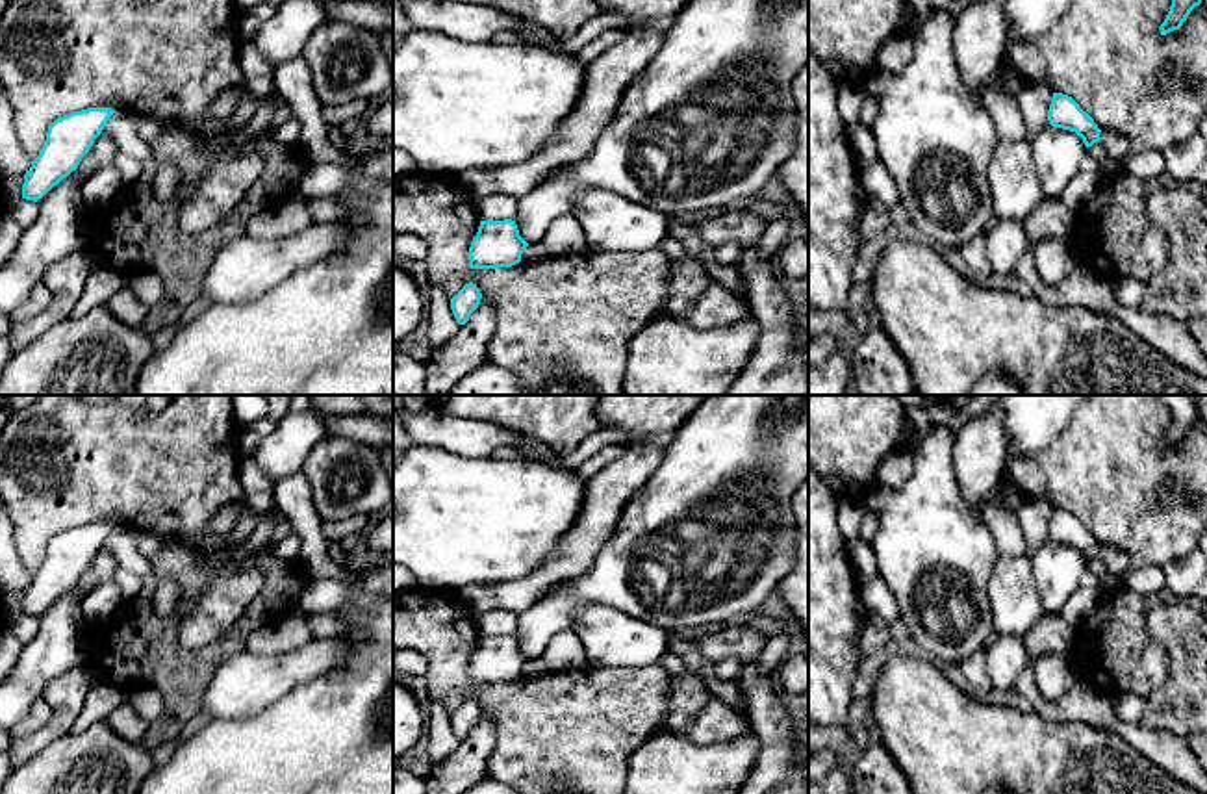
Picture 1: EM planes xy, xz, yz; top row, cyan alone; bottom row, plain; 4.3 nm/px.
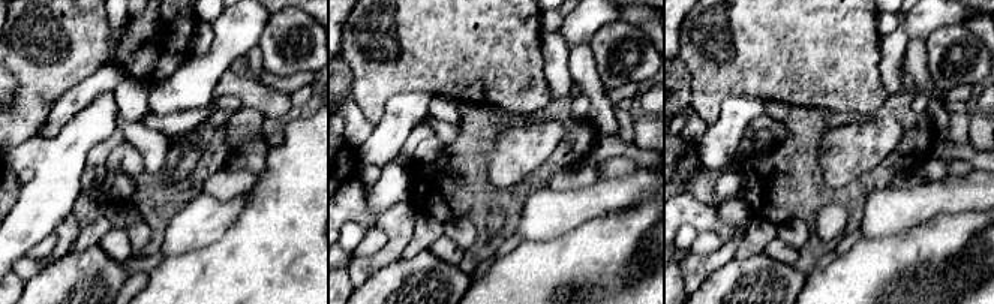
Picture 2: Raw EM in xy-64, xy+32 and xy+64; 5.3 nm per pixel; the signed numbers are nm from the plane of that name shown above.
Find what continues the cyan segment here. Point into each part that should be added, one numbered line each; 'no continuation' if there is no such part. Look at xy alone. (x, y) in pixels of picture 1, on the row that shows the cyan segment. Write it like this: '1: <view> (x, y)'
no continuation

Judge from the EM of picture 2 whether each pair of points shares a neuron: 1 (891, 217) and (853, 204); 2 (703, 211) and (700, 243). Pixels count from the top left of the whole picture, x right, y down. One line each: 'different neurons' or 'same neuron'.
1: different neurons
2: different neurons

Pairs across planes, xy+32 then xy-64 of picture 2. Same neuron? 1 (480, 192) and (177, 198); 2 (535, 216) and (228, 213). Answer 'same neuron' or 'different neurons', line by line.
1: same neuron
2: same neuron

